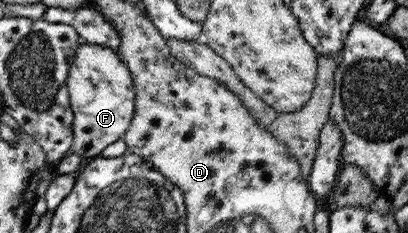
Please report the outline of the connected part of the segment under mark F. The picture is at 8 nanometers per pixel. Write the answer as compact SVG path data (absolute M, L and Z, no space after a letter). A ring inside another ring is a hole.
M82 41L72 63L67 79L70 105L74 111L74 144L71 152L80 154L88 161L101 156L105 148L117 142L129 130L137 108L134 79L117 49L102 44Z

